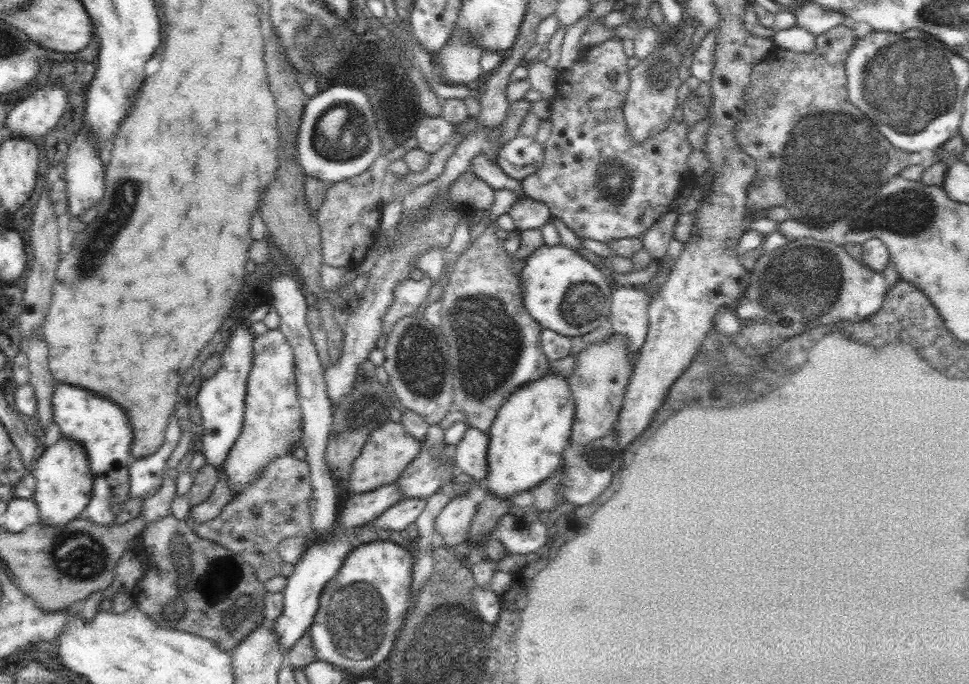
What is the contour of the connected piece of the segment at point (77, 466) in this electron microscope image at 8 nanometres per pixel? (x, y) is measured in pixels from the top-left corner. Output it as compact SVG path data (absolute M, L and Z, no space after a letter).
M60 438L46 447L40 458L34 462L36 476L33 499L38 506L39 520L48 526L66 526L86 510L93 491L93 477L89 459L82 444L70 438Z

